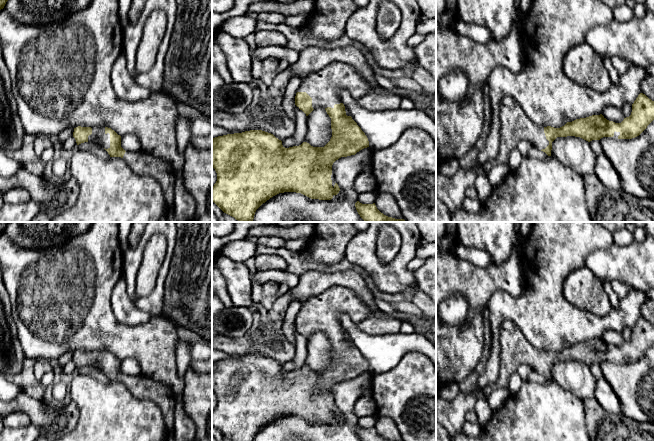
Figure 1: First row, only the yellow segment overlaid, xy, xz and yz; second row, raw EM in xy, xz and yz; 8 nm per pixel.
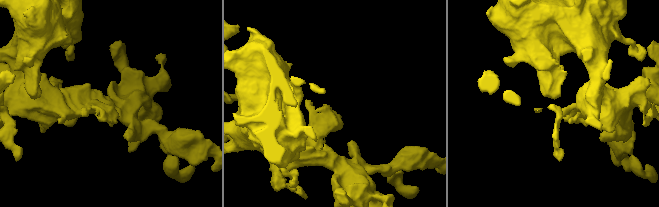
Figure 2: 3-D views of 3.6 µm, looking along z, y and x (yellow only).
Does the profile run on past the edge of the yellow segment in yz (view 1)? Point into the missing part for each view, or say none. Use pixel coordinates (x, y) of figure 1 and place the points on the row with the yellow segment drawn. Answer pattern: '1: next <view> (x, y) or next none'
1: next yz (516, 126)

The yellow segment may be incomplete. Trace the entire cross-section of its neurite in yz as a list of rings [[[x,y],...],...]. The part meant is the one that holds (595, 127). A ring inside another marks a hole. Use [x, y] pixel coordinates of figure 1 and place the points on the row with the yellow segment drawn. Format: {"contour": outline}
{"contour": [[[640,93],[632,104],[631,115],[624,118],[621,123],[609,121],[602,114],[600,114],[567,122],[560,128],[554,128],[551,126],[542,127],[535,124],[524,113],[522,107],[515,99],[506,96],[502,99],[500,105],[500,152],[495,160],[495,163],[504,165],[508,164],[510,153],[517,149],[518,143],[521,141],[529,141],[533,146],[545,152],[548,156],[551,156],[552,142],[557,137],[575,136],[590,142],[592,140],[600,140],[603,137],[613,137],[614,132],[616,131],[620,133],[618,139],[632,139],[639,136],[653,120],[654,101],[649,99],[643,93]]]}

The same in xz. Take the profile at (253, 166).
{"contour": [[[332,62],[324,68],[306,76],[295,96],[295,105],[308,116],[314,109],[324,108],[331,118],[332,137],[324,147],[313,147],[307,142],[299,146],[285,148],[282,141],[273,134],[262,130],[250,130],[242,133],[227,134],[212,139],[212,167],[217,173],[217,181],[212,187],[212,201],[226,214],[238,221],[253,221],[256,210],[273,196],[284,192],[301,193],[311,199],[331,200],[340,191],[337,183],[332,185],[332,165],[341,157],[355,155],[369,147],[365,133],[346,115],[339,92],[347,90],[355,100],[365,96],[372,85],[357,70],[346,63]]]}

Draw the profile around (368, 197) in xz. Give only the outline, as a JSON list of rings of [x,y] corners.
[[[375,191],[359,193],[357,200],[362,204],[373,204],[375,203],[375,200],[376,200]]]

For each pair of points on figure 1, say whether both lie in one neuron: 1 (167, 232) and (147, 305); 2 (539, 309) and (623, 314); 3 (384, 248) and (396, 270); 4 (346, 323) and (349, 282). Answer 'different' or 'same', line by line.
1: same
2: same
3: different
4: different

